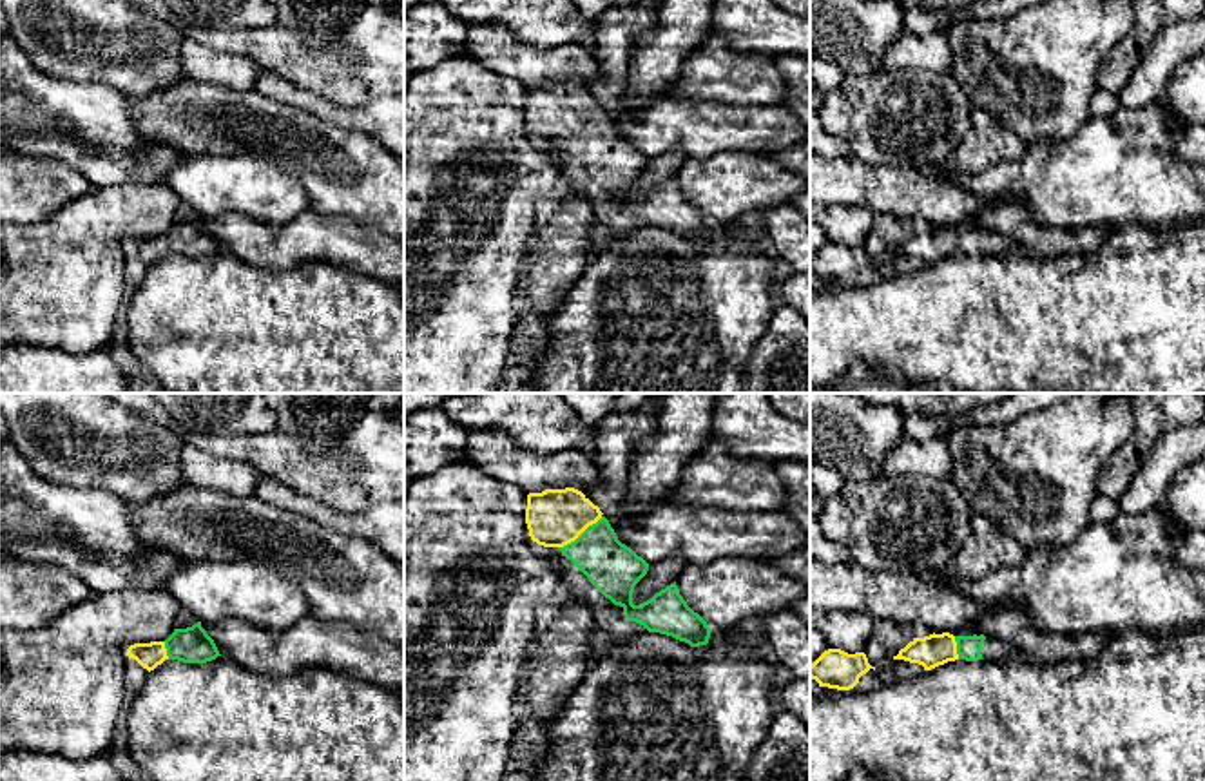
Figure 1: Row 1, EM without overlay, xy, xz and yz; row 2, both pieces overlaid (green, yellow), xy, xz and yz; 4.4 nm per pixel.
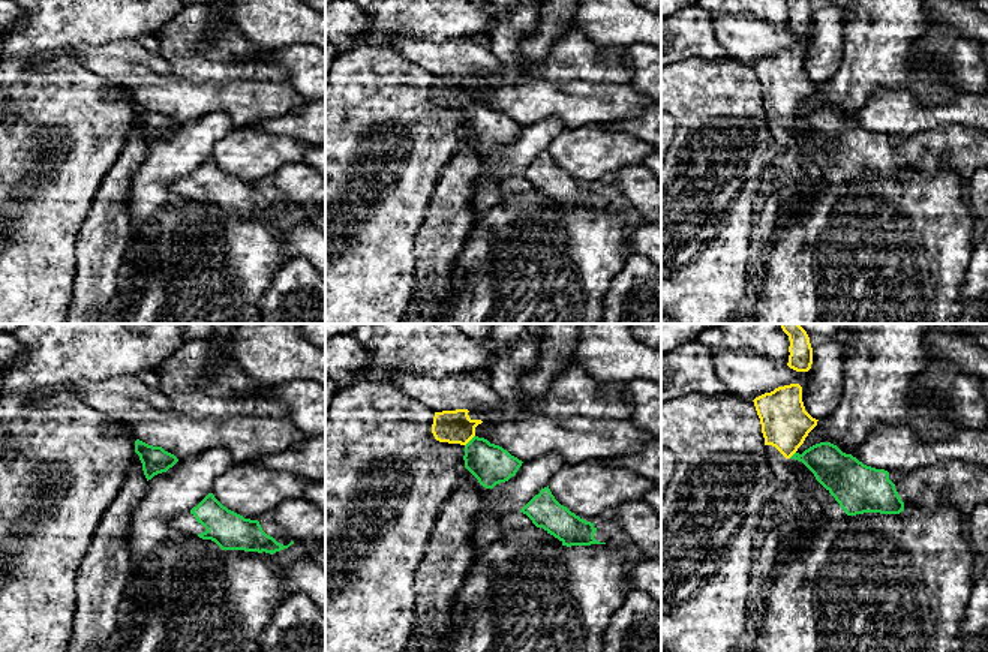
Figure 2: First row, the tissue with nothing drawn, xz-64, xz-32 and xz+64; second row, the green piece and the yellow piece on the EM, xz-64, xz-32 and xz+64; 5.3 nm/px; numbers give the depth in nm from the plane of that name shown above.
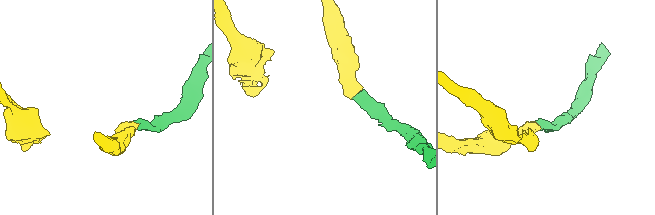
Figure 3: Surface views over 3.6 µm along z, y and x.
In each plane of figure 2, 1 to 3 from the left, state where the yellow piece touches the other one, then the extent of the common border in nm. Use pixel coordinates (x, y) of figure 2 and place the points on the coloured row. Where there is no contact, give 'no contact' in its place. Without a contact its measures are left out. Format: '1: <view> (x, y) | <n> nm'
1: no contact
2: xz-32 (470, 441) | 80 nm
3: xz+64 (793, 454) | 50 nm

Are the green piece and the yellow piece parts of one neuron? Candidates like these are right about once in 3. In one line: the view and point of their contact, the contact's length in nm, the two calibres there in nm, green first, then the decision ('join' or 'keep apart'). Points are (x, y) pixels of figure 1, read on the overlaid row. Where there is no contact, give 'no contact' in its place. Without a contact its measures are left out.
xz (584, 531) | 240 nm | 240/260 nm | join

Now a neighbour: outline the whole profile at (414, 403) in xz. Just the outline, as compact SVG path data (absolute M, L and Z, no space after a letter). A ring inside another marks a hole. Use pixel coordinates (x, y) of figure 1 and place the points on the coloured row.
M404 393L404 422L420 410L440 408L453 395L466 393Z

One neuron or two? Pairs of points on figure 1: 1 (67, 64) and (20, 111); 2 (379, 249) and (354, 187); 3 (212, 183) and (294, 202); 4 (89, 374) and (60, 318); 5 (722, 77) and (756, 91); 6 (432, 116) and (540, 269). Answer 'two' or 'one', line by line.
1: two
2: two
3: one
4: two
5: one
6: two

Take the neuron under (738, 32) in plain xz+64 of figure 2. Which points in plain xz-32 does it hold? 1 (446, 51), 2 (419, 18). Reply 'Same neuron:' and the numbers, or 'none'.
Same neuron: 1

